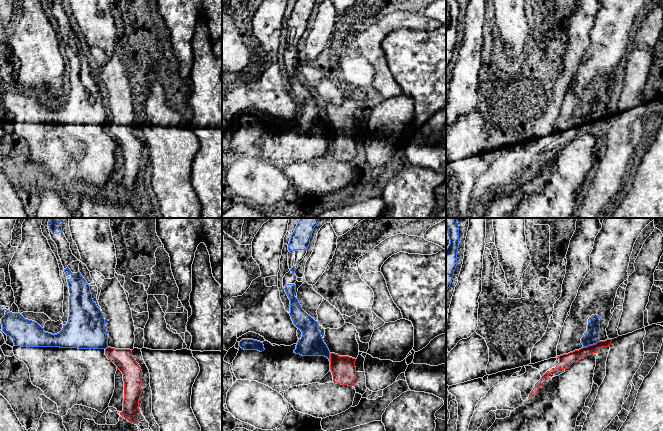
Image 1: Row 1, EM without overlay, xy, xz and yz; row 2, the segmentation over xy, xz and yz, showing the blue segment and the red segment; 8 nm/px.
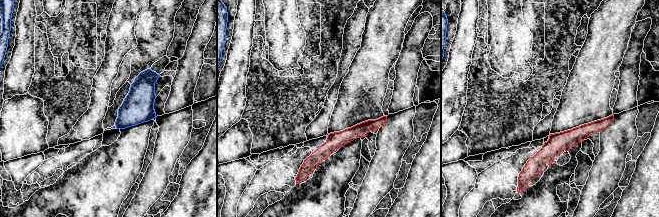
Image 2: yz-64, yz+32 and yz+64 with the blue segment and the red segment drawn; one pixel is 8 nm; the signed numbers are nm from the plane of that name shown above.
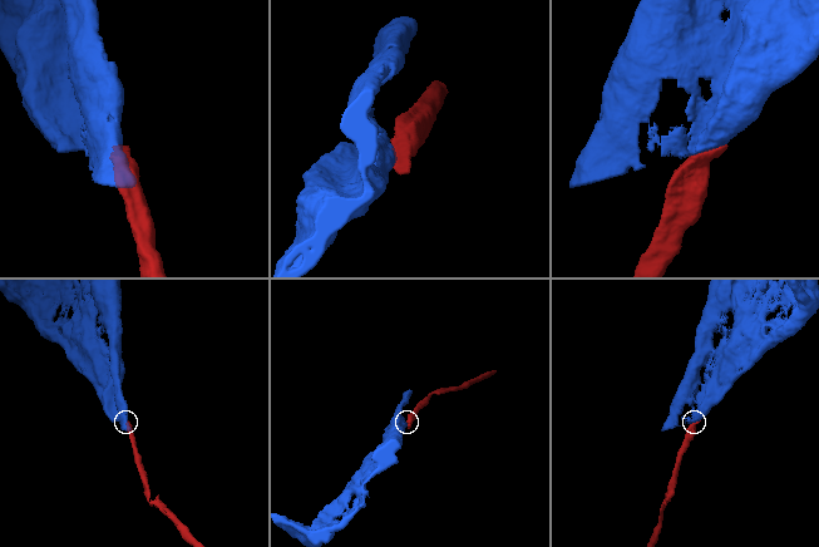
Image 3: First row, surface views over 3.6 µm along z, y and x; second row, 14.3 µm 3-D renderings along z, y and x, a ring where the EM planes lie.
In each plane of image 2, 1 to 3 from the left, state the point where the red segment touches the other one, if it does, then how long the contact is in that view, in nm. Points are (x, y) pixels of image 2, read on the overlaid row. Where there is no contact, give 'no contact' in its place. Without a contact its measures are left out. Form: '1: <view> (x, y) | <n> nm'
1: no contact
2: no contact
3: no contact

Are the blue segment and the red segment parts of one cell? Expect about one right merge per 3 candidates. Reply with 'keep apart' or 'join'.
keep apart

